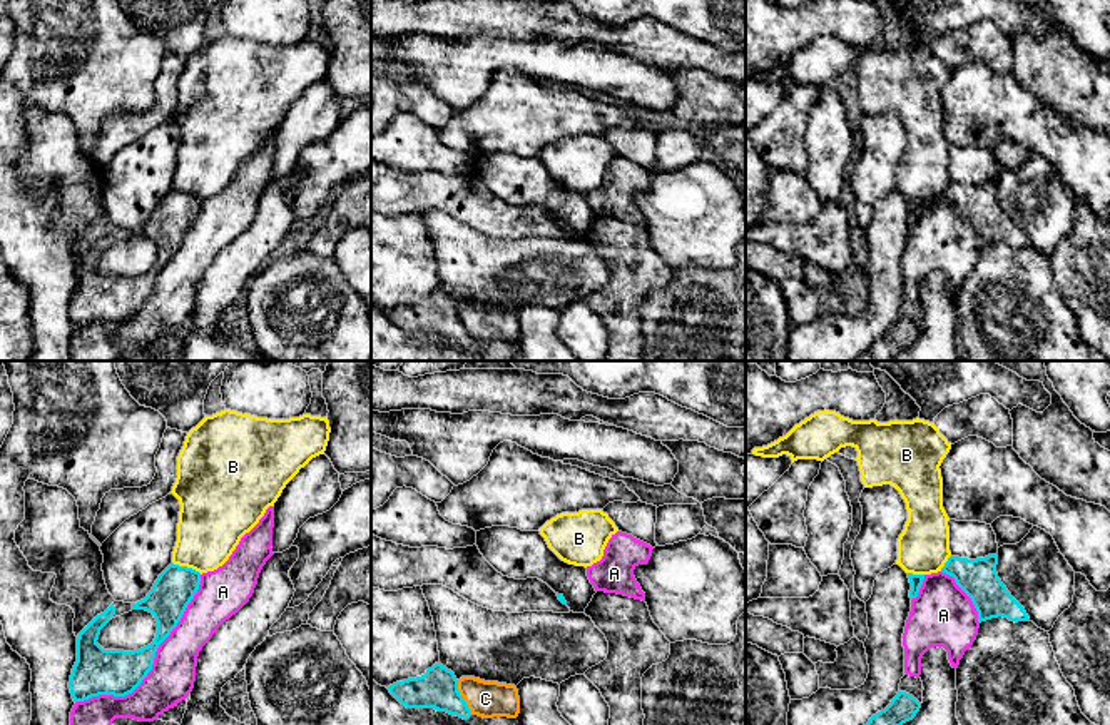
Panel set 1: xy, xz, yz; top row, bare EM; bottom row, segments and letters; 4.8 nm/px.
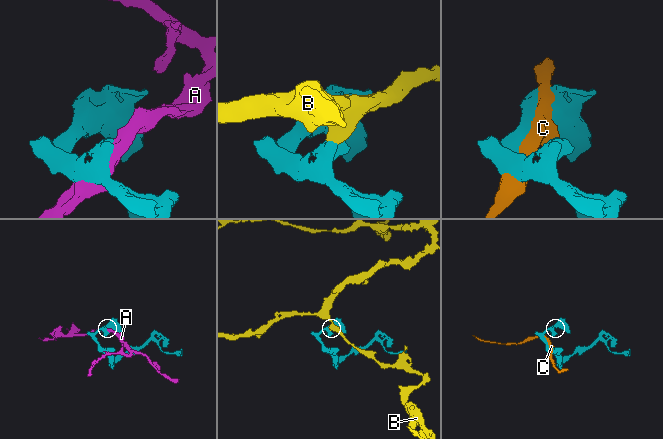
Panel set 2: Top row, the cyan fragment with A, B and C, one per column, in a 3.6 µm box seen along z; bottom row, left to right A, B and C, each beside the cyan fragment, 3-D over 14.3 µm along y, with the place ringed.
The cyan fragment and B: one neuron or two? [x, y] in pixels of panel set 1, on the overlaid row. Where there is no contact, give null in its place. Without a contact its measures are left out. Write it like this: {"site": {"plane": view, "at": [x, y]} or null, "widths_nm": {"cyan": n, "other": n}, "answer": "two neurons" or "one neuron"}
{"site": {"plane": "xy", "at": [186, 567]}, "widths_nm": {"cyan": 200, "other": 320}, "answer": "two neurons"}

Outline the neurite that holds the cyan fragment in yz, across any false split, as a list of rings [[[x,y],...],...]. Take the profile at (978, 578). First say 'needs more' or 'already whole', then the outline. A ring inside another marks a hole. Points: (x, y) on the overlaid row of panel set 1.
already whole; [[[998,555],[968,560],[950,556],[943,573],[955,578],[956,585],[971,598],[978,621],[1008,618],[1010,621],[1028,621],[1025,608],[1011,596],[996,573]]]

